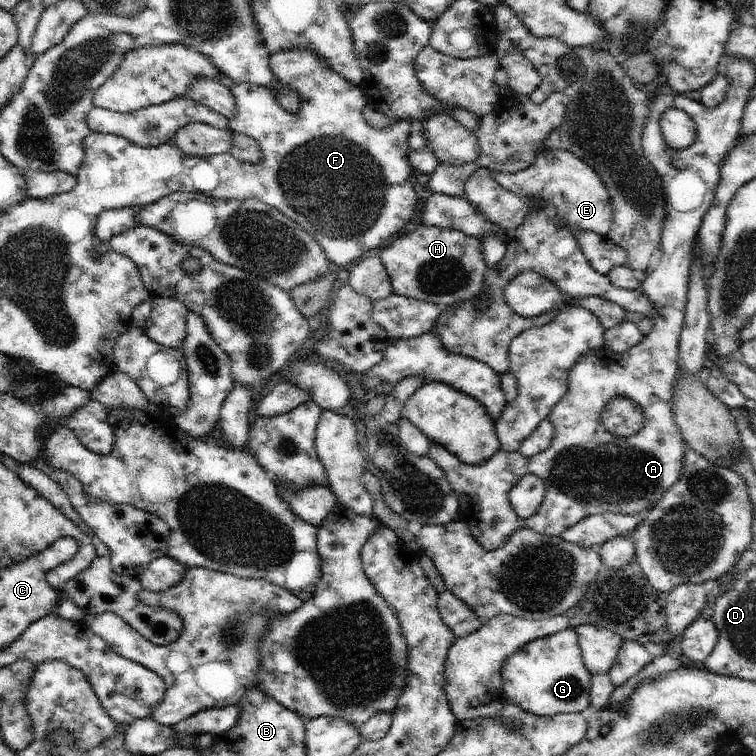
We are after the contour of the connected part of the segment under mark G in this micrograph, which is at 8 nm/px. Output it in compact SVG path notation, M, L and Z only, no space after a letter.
M574 624L557 634L528 642L505 660L501 670L503 694L522 711L540 717L577 714L587 710L592 674L584 667Z

